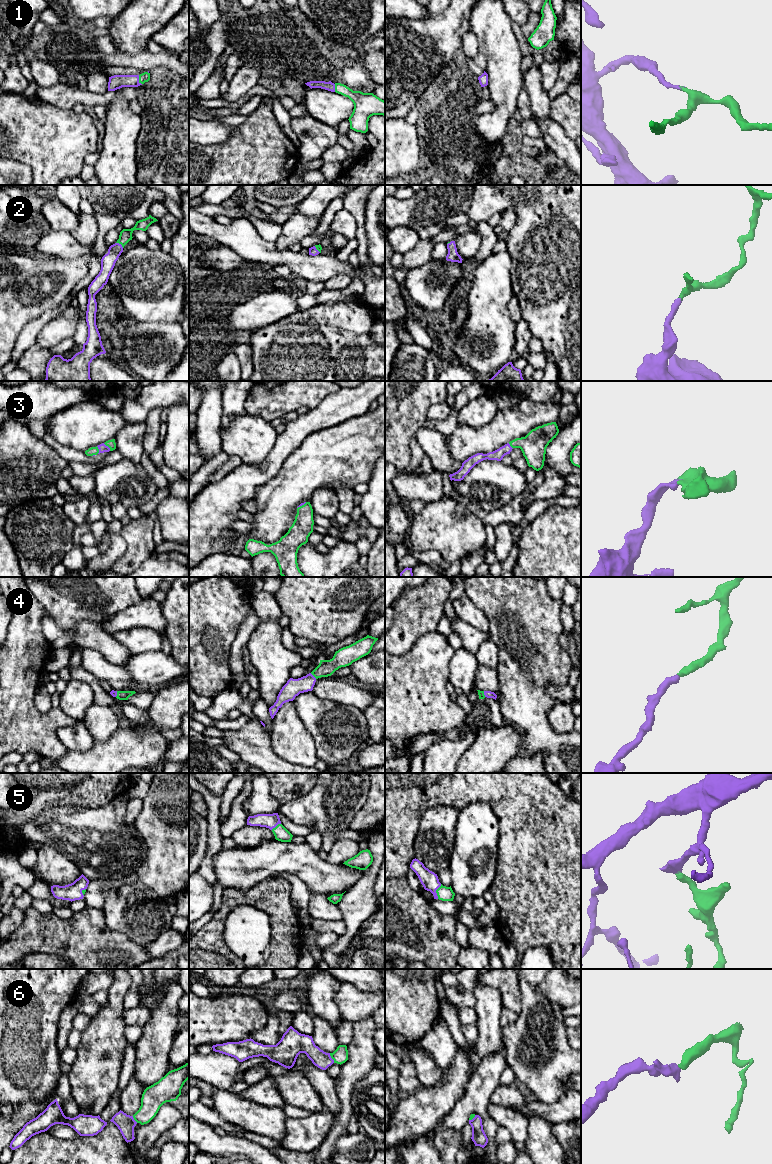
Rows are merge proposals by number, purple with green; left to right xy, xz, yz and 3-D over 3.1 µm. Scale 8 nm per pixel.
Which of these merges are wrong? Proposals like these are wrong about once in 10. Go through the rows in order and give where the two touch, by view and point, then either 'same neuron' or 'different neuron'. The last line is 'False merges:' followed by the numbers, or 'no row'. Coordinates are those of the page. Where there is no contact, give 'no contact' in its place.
1: contact xy (138, 80); same neuron
2: contact xy (120, 244); same neuron
3: contact xy (107, 446); same neuron
4: contact xz (312, 675); same neuron
5: contact yz (435, 891); same neuron
6: contact xz (331, 1058); same neuron
False merges: no row

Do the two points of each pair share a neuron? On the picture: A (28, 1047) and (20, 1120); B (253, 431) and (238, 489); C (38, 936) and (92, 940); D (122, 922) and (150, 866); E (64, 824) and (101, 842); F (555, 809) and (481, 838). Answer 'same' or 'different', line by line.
A: different
B: different
C: same
D: different
E: same
F: different

